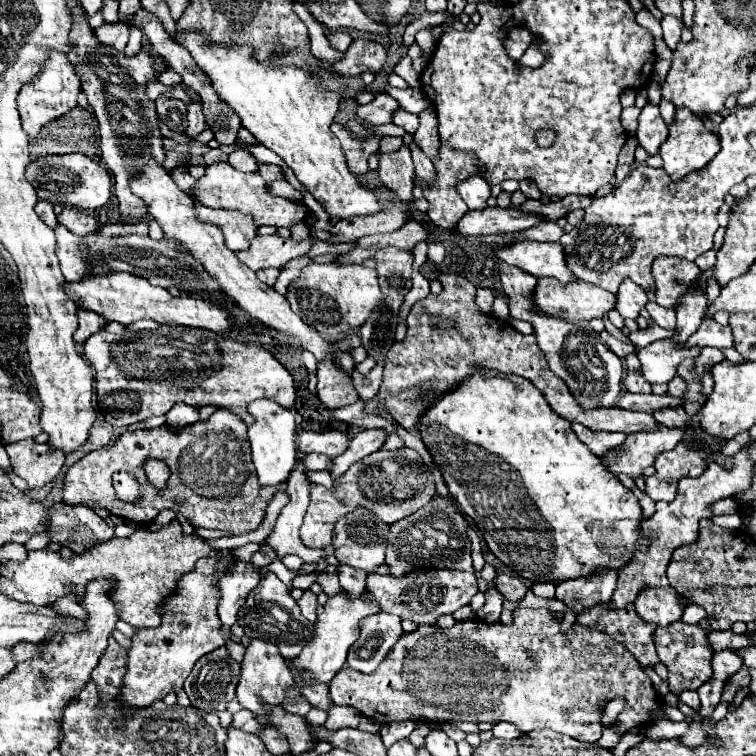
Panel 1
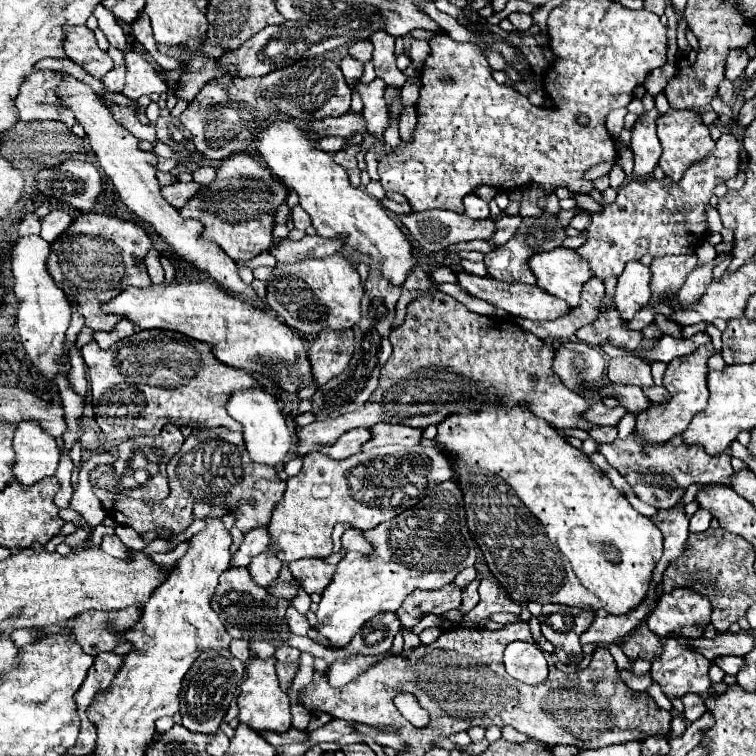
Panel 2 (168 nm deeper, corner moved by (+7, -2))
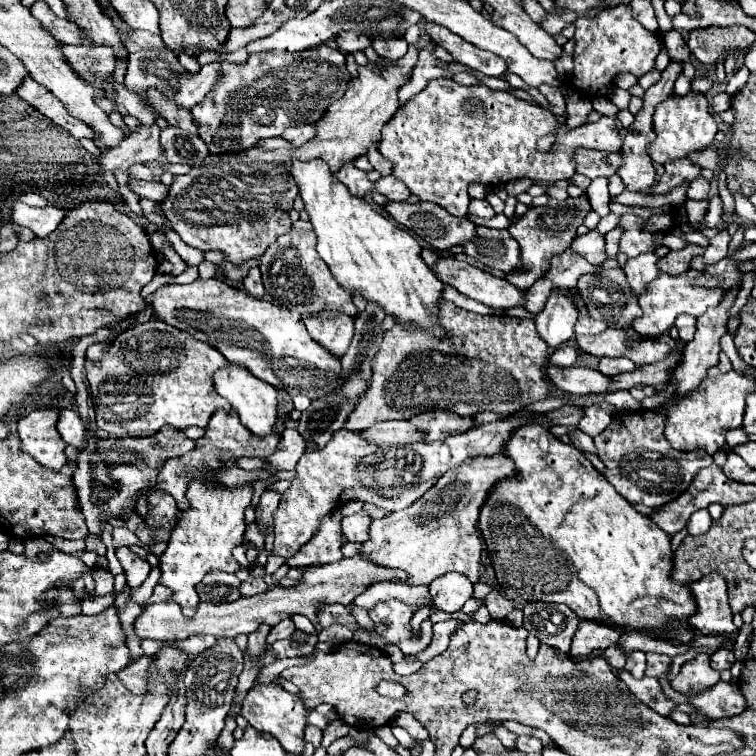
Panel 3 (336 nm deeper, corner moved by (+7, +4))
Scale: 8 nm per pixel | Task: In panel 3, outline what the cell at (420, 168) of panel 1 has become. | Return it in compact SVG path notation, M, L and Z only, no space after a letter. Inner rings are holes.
M429 40L429 44L419 52L419 62L413 70L413 76L411 76L411 82L407 82L401 90L399 90L399 102L405 104L407 100L411 100L417 92L421 92L429 80L433 78L451 78L453 72L451 70L445 70L445 68L439 68L439 62L437 58L433 56L433 48L437 46L437 42Z

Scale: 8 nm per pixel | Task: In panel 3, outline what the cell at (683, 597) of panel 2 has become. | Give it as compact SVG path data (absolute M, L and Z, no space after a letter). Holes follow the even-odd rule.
M709 574L689 584L697 602L697 614L689 618L691 626L701 634L737 634L733 612L729 610L727 582L721 574Z

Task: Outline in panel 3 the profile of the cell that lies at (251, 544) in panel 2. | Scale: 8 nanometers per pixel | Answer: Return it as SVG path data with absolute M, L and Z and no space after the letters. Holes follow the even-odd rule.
M265 490L263 496L261 496L261 500L259 500L259 504L257 504L257 520L255 522L257 522L259 530L265 536L267 536L267 530L273 526L273 512L275 512L275 508L279 504L279 498L281 498L279 492Z

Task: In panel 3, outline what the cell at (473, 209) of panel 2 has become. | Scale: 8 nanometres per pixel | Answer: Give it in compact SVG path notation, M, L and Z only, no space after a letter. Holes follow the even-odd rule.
M471 200L469 214L479 216L479 218L493 218L495 216L495 210L489 206L487 200Z

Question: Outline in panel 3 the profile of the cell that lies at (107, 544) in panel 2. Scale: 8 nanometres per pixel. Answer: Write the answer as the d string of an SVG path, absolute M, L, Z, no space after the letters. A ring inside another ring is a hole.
M127 546L117 548L117 558L119 558L119 562L121 562L123 570L125 570L129 588L139 588L139 586L147 580L149 572L151 572L149 562L143 560L143 558L139 558L139 556L137 556L135 552L131 552Z

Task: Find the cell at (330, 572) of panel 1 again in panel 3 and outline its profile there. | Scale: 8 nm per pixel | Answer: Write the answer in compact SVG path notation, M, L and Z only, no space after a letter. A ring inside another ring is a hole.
M333 510L333 514L325 514L325 518L321 518L317 534L311 538L311 542L301 546L301 550L293 558L287 560L287 566L305 568L315 562L339 562L343 558L343 538L345 534L341 530L341 510Z

